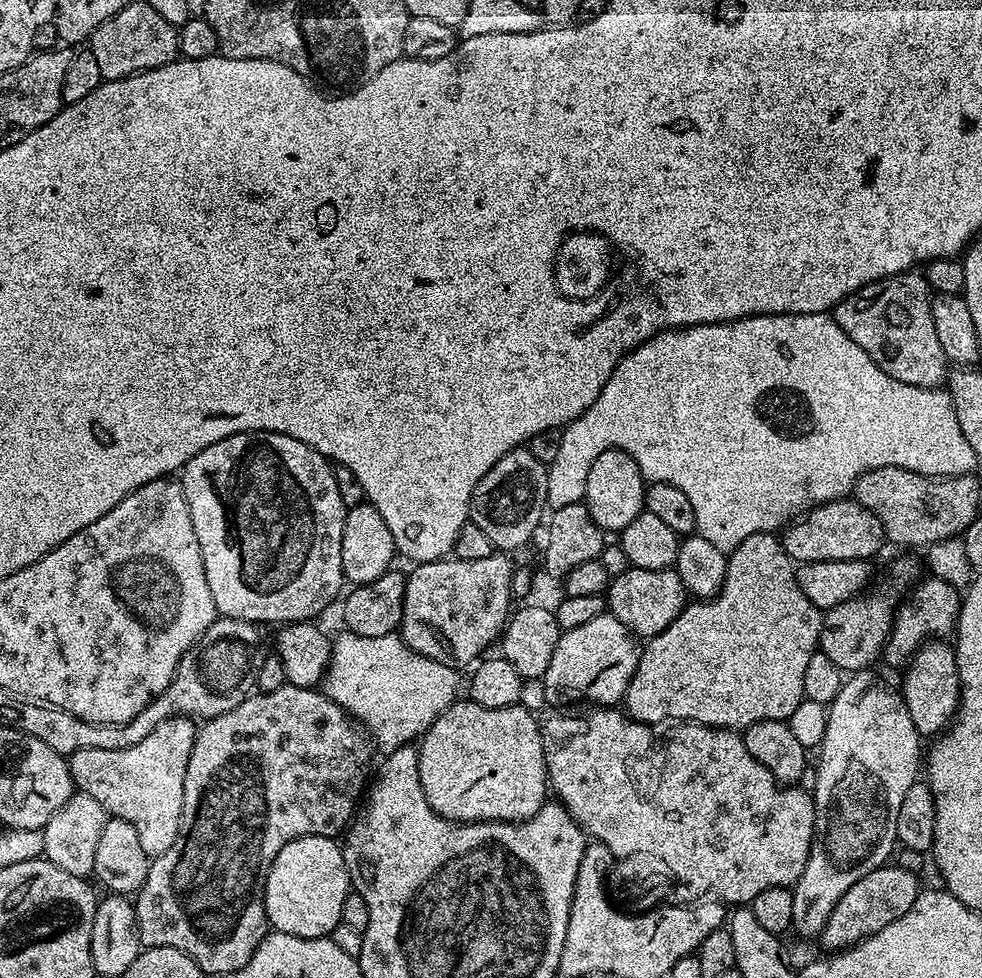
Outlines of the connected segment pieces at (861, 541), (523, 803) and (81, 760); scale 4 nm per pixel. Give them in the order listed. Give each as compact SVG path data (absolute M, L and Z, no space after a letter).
M854 498L831 500L808 509L782 532L786 554L793 562L830 562L831 560L867 560L886 544L882 522Z
M467 698L457 699L424 731L418 744L418 770L426 802L442 818L458 824L478 824L482 820L528 820L549 799L550 785L540 724L533 713L518 703L514 706L491 708L478 706Z
M175 716L166 722L158 722L158 726L154 726L153 732L142 738L138 746L130 746L126 750L78 750L67 757L73 785L79 791L90 794L90 798L96 799L106 809L109 817L130 822L130 826L138 830L138 838L142 838L142 850L146 850L150 858L166 854L166 850L174 846L174 838L178 838L186 766L190 762L190 750L194 750L197 731L195 719Z

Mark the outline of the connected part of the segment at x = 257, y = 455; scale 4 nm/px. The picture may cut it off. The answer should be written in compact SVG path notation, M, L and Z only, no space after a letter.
M239 432L233 436L222 438L222 442L214 442L206 446L182 469L184 497L190 510L190 522L194 522L194 534L198 534L198 546L202 550L202 562L206 570L206 586L210 586L210 594L214 598L214 606L221 617L229 620L249 620L251 624L265 626L276 624L283 626L297 622L312 622L319 612L324 612L341 595L340 587L346 581L342 570L342 526L346 511L342 502L342 494L338 494L338 482L333 465L318 450L314 450L306 442L298 442L298 438L290 438L277 432Z

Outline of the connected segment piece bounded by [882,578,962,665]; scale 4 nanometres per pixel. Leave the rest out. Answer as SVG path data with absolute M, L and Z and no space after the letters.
M935 578L921 579L911 589L907 599L899 605L892 625L892 635L884 645L883 663L903 665L906 658L911 657L912 653L925 643L926 638L947 637L955 629L956 620L960 617L961 599L961 593L950 582Z

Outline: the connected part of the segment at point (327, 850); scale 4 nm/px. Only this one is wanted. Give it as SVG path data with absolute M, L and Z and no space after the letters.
M303 836L278 850L264 884L268 923L275 931L322 940L341 924L342 902L350 891L348 867L341 845L326 836Z

